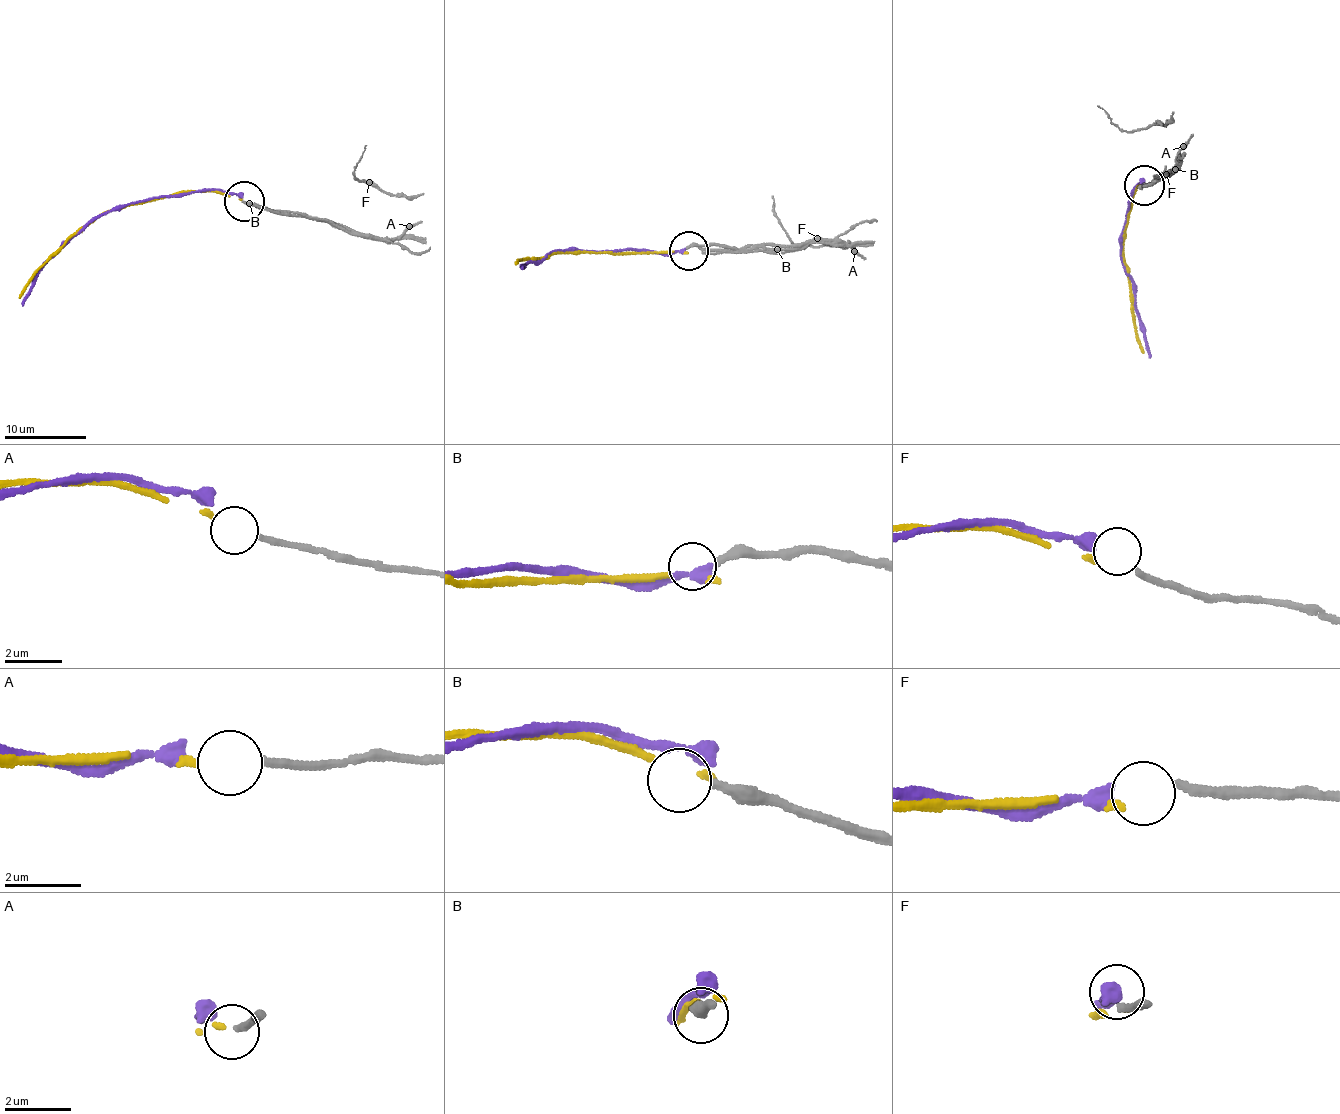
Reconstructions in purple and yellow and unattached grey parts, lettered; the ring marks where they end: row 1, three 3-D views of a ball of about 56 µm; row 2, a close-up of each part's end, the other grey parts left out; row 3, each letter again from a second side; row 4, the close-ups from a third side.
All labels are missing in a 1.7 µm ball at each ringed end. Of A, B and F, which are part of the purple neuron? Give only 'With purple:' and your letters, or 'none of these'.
With purple: F

